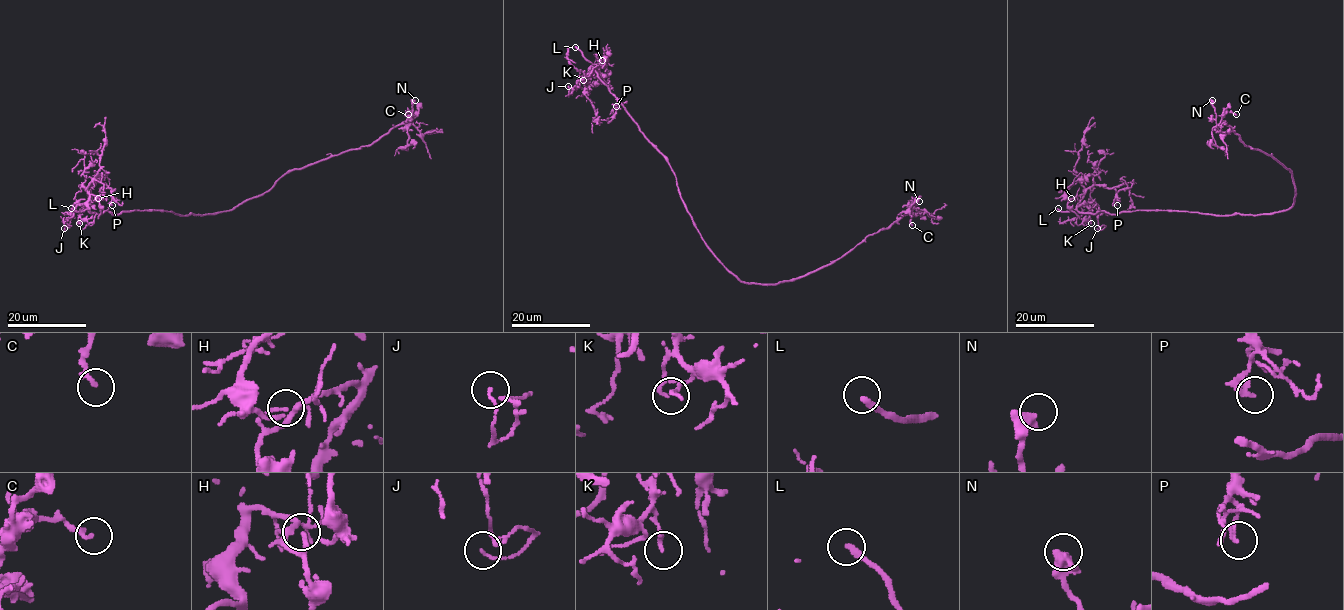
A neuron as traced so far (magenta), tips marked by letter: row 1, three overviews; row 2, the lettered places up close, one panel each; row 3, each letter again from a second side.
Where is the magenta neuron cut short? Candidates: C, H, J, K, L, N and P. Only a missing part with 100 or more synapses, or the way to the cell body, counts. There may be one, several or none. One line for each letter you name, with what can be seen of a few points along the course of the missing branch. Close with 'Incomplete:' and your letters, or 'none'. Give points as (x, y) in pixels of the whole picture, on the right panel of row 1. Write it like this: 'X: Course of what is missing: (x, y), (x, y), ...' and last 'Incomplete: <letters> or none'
Incomplete: L

